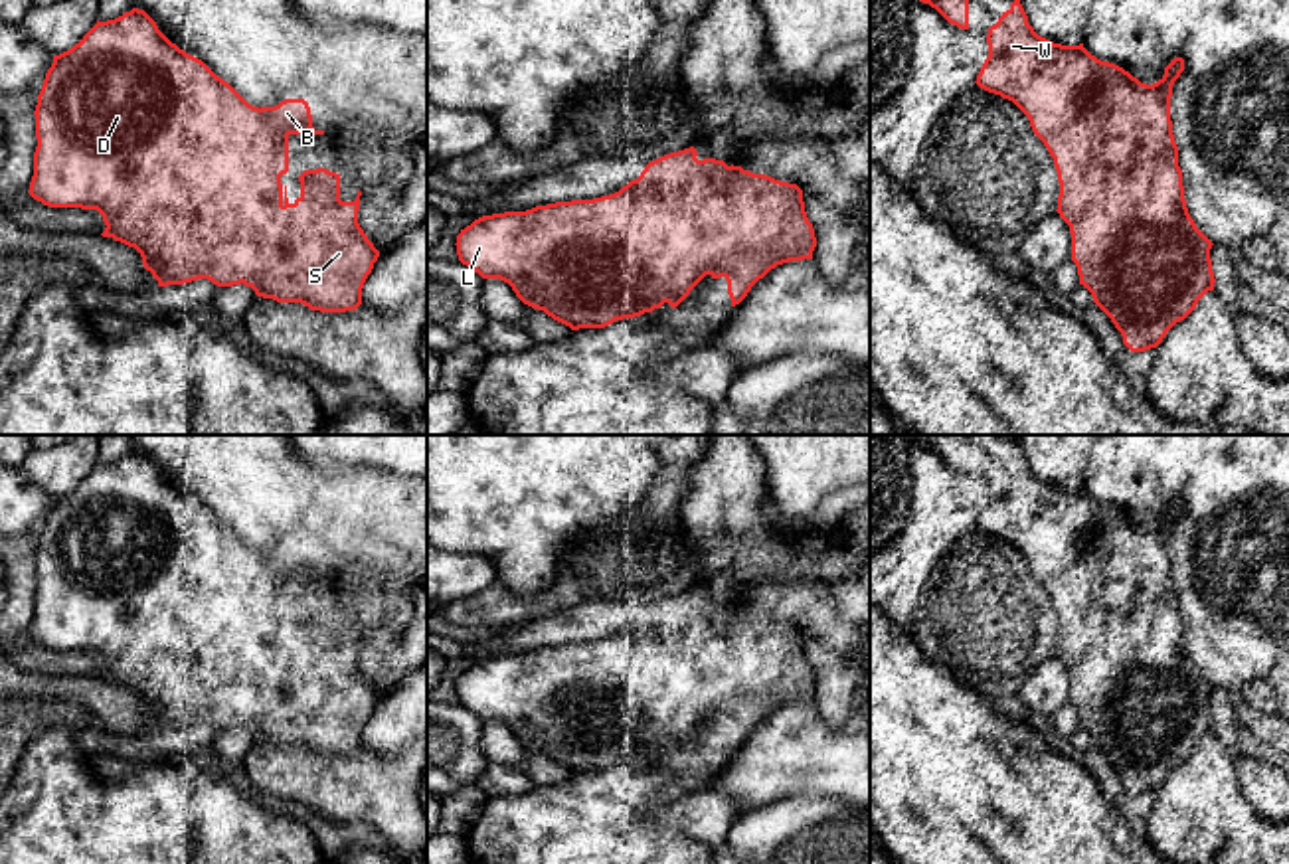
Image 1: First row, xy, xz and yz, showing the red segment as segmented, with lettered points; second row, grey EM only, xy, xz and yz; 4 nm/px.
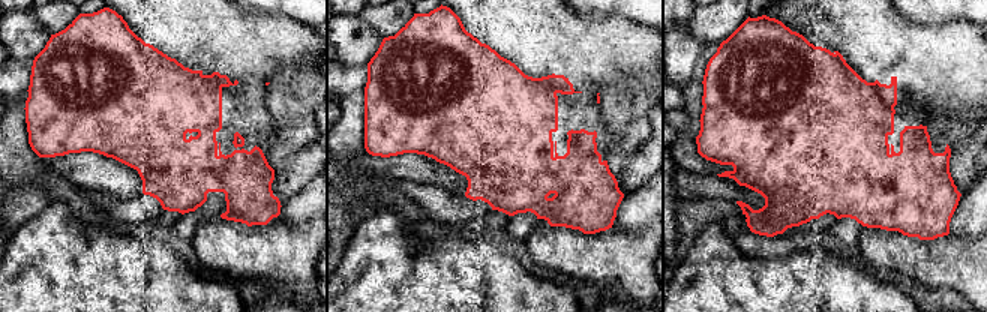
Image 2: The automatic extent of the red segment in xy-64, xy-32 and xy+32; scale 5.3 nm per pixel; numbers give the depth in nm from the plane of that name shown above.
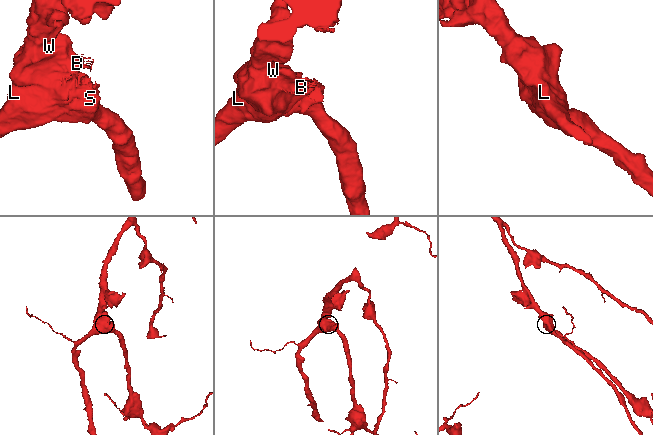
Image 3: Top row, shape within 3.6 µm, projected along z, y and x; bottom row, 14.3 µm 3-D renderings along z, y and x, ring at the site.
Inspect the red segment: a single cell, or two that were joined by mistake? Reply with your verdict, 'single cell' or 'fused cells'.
single cell

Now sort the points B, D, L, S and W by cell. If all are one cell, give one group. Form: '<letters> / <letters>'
B D L S W

